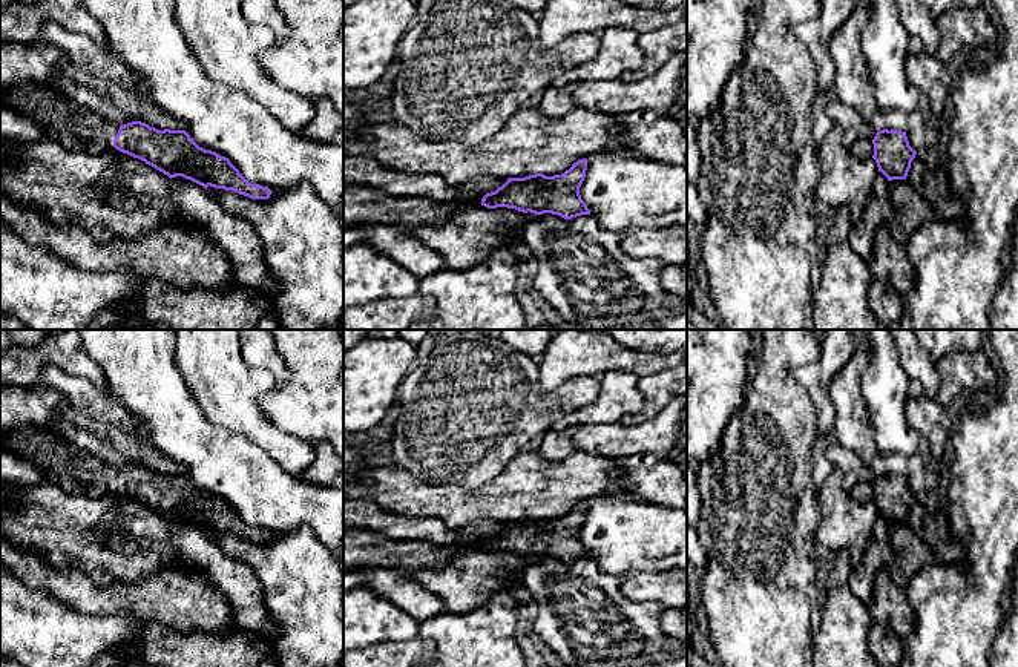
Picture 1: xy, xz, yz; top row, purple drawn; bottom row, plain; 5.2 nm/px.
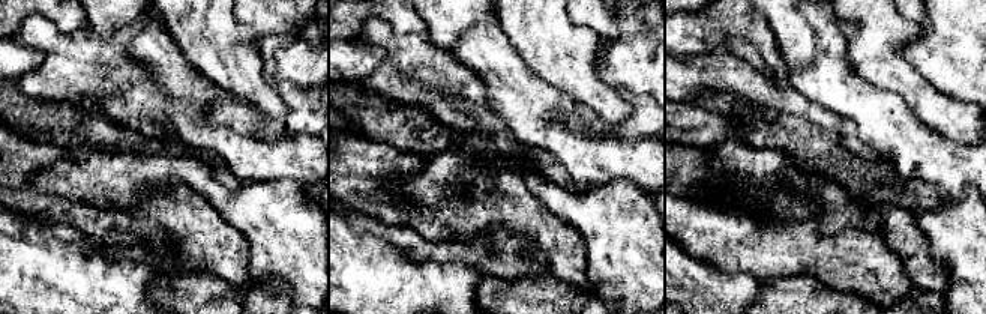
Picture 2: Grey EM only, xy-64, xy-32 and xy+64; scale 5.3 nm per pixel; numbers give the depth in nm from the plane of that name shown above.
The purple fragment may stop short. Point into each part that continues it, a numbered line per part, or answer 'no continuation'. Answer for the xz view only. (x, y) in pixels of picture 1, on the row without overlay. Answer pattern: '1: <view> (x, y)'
no continuation

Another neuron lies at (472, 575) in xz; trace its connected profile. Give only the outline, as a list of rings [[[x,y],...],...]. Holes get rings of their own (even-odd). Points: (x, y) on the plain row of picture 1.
[[[481,547],[458,550],[443,567],[396,569],[440,596],[446,610],[461,613],[478,609],[492,595],[521,584],[520,572],[537,561],[515,552],[488,552]]]

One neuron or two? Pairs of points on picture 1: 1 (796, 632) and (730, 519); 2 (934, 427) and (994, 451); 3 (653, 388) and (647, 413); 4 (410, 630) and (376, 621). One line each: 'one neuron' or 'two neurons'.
1: one neuron
2: two neurons
3: one neuron
4: one neuron

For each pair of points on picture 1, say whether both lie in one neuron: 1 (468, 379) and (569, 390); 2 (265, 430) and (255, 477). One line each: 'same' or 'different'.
1: same
2: different

